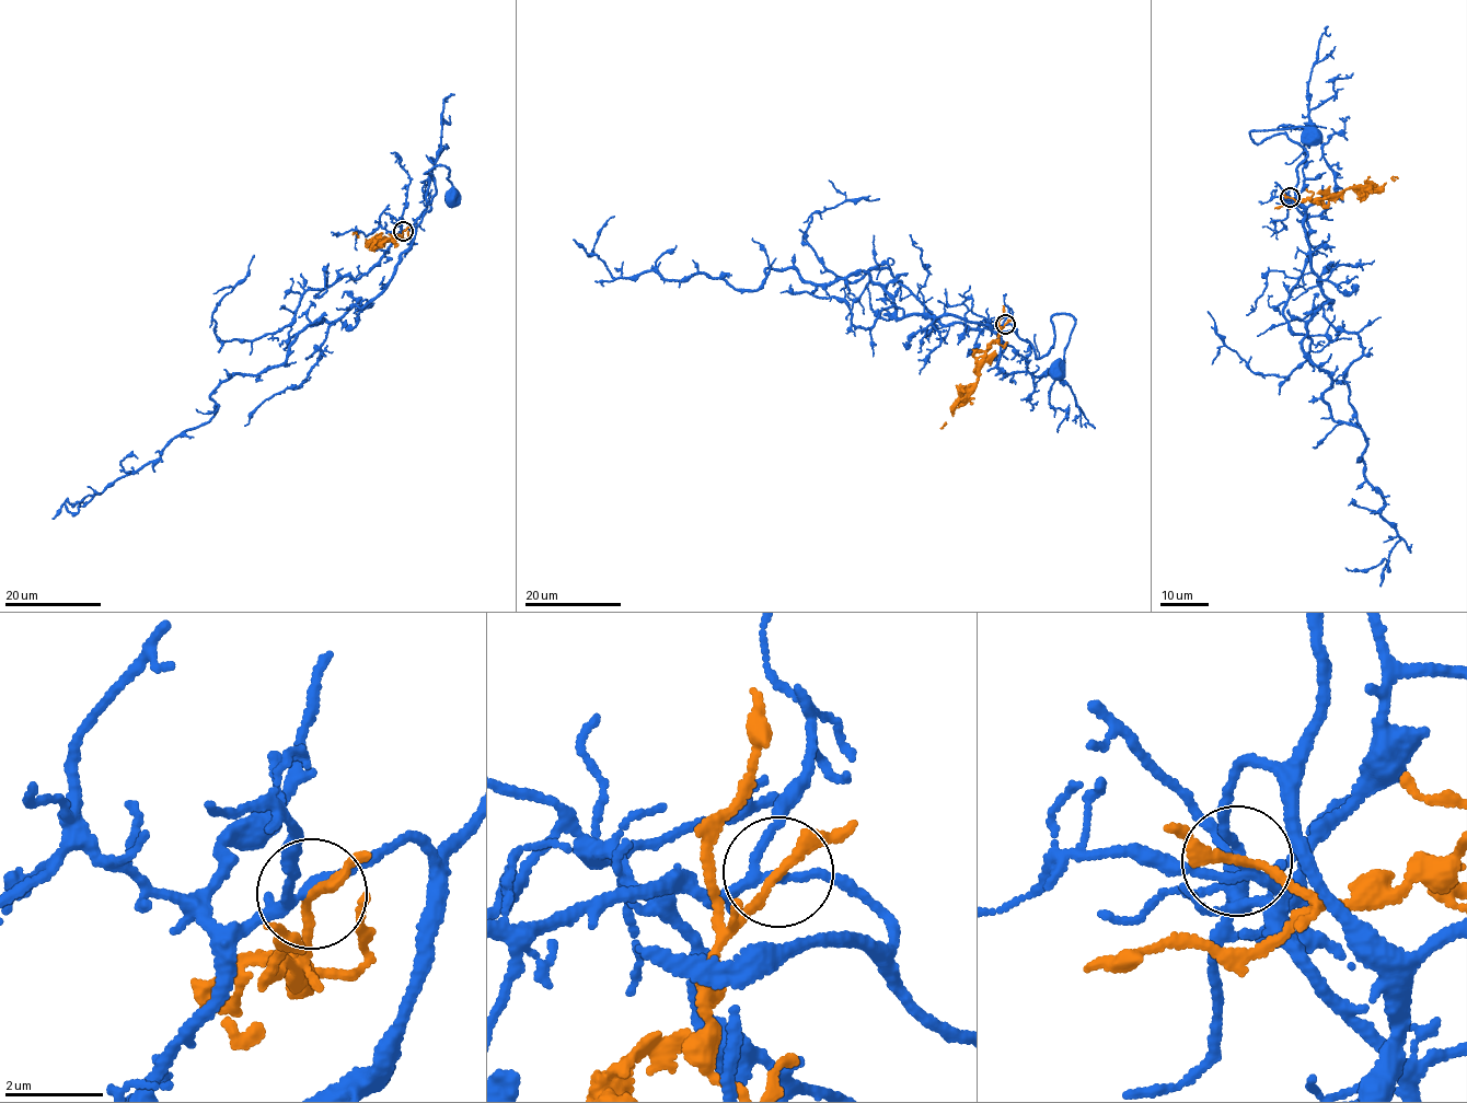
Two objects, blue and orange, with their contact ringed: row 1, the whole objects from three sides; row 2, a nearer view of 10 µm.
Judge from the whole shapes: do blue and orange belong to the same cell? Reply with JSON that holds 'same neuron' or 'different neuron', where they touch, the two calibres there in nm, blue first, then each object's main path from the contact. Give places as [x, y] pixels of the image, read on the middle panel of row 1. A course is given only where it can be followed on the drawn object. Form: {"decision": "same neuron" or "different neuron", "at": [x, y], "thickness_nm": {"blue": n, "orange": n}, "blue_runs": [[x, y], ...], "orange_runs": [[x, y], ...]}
{"decision": "different neuron", "at": [1005, 324], "thickness_nm": {"blue": 160, "orange": 180}, "blue_runs": [[1004, 324], [1032, 346], [1037, 359], [1053, 345], [1053, 315], [1070, 314], [1075, 325], [1063, 371], [1058, 372]], "orange_runs": [[1005, 324], [988, 348], [977, 380], [966, 399], [940, 429]]}

